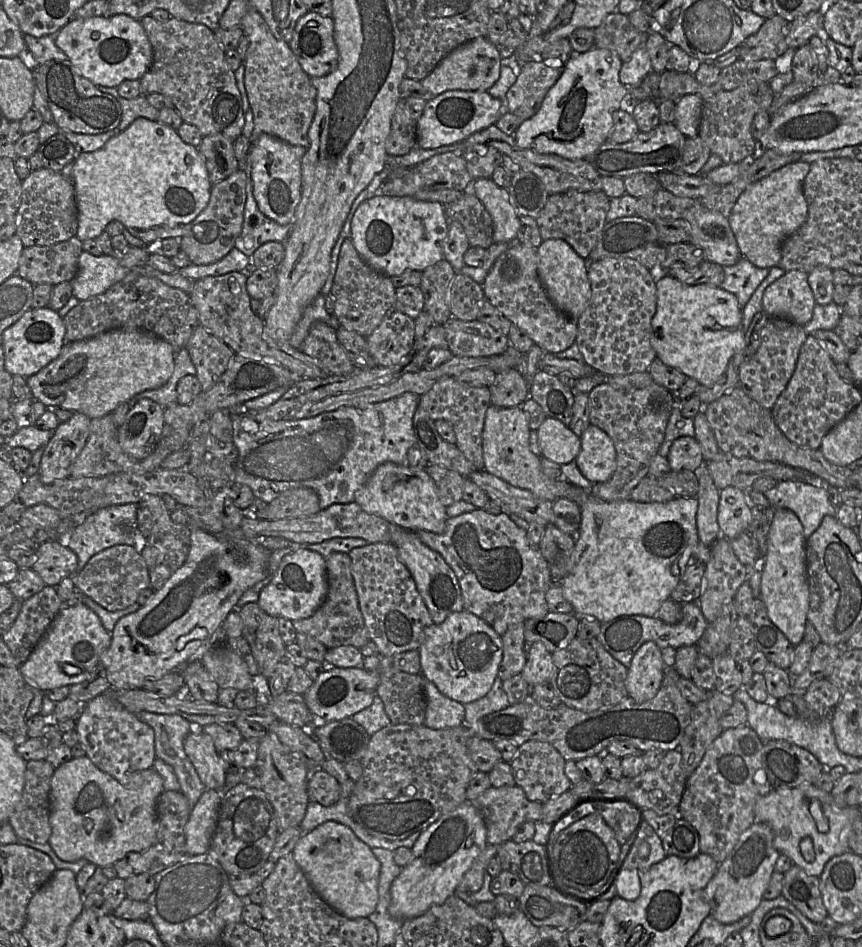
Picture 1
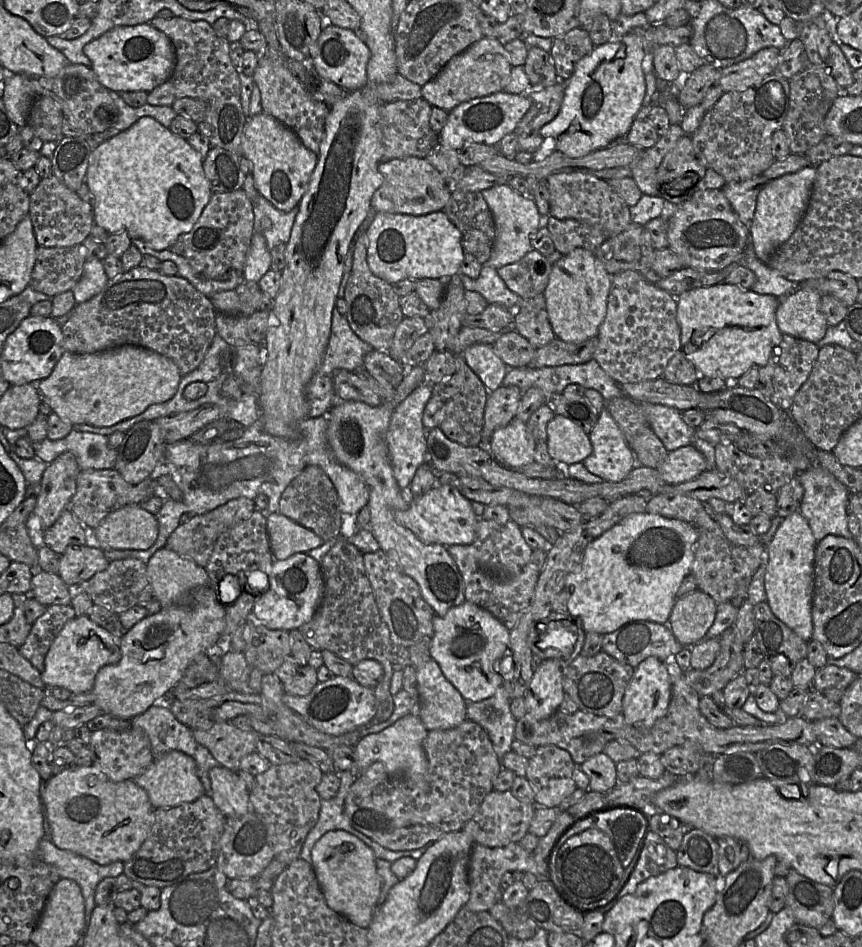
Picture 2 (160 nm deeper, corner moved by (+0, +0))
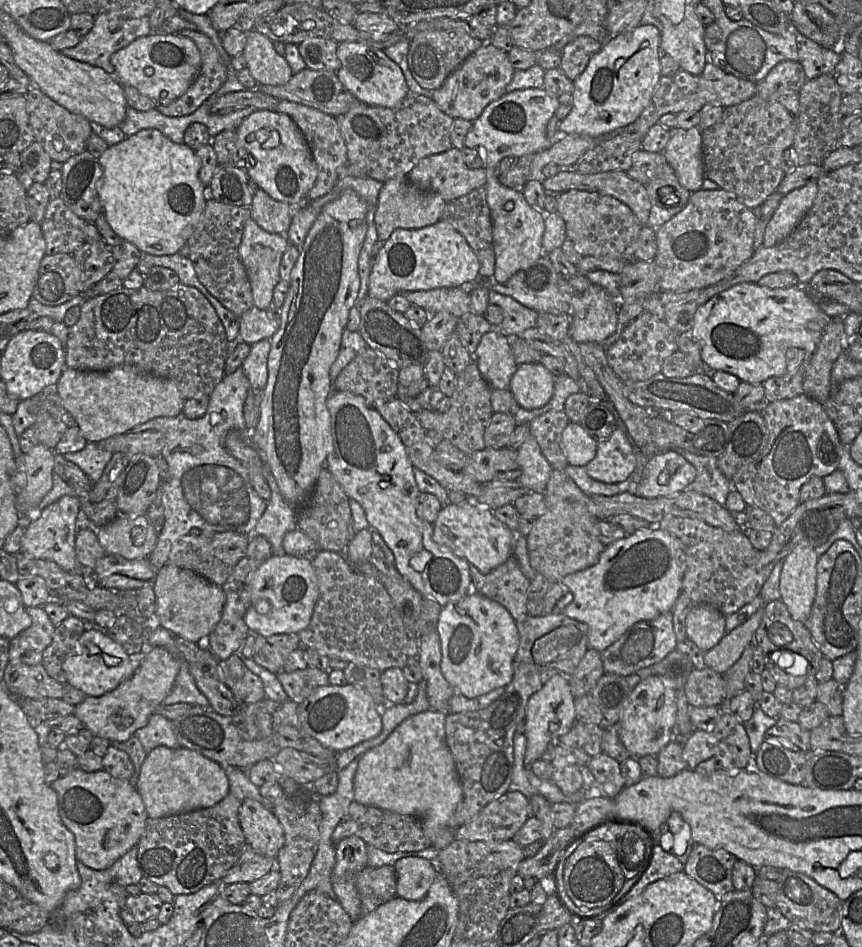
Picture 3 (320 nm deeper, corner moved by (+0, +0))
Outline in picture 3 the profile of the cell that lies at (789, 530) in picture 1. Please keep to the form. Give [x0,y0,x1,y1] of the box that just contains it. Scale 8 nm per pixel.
[780,543,819,623]

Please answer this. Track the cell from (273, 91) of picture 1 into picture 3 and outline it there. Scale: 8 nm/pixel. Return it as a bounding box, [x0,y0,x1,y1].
[275,100,348,200]

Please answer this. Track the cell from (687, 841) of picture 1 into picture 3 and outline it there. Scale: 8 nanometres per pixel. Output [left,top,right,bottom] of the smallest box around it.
[684,844,737,903]

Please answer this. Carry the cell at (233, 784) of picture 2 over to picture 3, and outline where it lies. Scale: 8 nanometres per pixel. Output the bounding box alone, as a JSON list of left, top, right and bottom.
[239,799,285,857]

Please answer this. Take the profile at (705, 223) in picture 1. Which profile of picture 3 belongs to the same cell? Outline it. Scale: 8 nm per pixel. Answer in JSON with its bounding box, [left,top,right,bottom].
[655,189,757,292]

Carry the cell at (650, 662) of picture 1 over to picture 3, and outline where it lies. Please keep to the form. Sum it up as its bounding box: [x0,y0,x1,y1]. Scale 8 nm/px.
[618,676,676,757]

